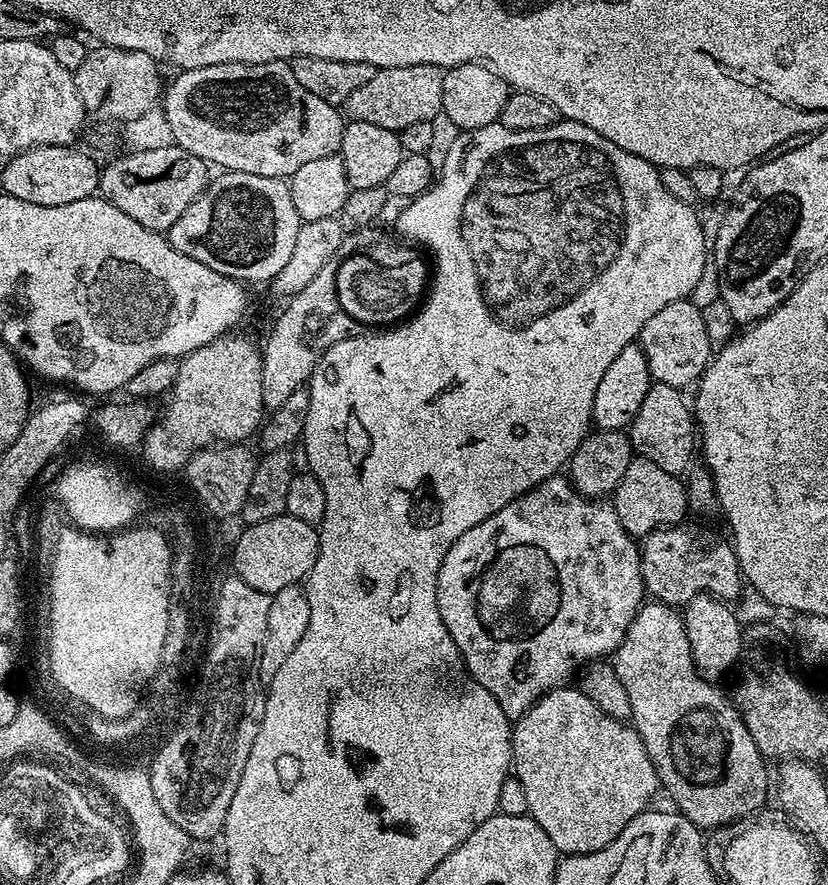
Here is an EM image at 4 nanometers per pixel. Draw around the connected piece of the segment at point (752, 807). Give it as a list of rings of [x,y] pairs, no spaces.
[[[645,602],[634,614],[630,626],[626,630],[626,638],[616,648],[614,653],[614,667],[618,678],[622,678],[622,686],[626,686],[626,694],[630,694],[630,717],[637,734],[642,738],[646,746],[646,754],[650,754],[650,762],[656,771],[656,778],[661,789],[664,788],[672,795],[675,811],[681,812],[687,820],[694,822],[697,828],[709,830],[708,828],[720,828],[723,824],[732,824],[735,820],[740,820],[743,816],[748,816],[751,812],[756,812],[764,804],[764,799],[770,796],[770,768],[766,765],[766,757],[758,750],[750,730],[746,726],[743,715],[731,699],[728,700],[716,689],[717,685],[713,681],[703,677],[696,671],[696,663],[690,654],[690,642],[686,638],[686,626],[683,615],[673,605],[661,604],[659,602]]]

